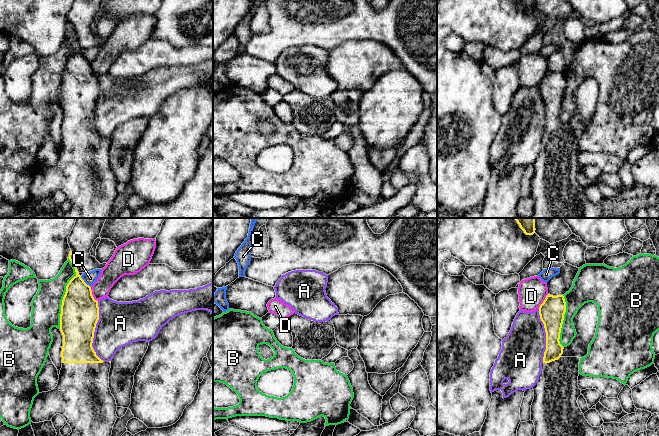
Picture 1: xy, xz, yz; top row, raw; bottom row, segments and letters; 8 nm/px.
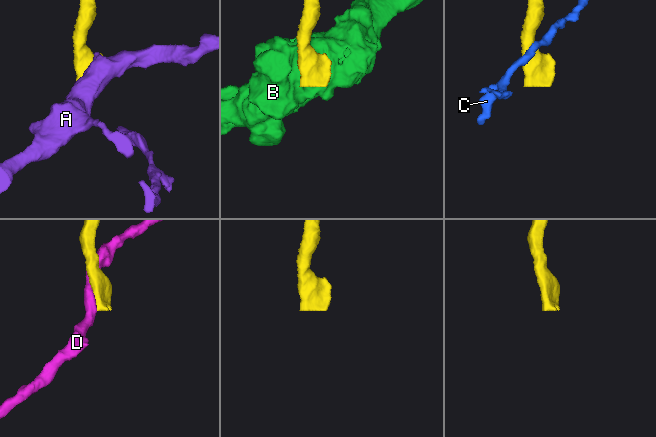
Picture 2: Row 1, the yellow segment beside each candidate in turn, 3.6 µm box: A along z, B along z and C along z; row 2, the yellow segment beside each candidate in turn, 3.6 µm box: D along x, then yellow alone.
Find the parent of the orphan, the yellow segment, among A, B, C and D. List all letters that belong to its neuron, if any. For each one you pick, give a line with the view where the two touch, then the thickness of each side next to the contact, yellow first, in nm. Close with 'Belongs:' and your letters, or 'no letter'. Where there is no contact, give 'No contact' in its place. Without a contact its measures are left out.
Belongs: no letter

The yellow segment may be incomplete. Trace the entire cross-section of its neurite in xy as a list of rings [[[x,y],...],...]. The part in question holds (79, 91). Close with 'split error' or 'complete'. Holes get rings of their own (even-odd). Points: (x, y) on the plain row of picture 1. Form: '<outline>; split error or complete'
[[[72,27],[68,34],[76,51],[67,60],[61,81],[62,144],[57,162],[51,167],[39,169],[34,174],[30,194],[33,199],[39,199],[50,197],[56,190],[62,191],[72,208],[59,218],[110,218],[113,202],[118,194],[117,180],[109,164],[111,139],[101,136],[92,123],[99,96],[98,77],[94,75],[91,63],[79,51]]]; split error

